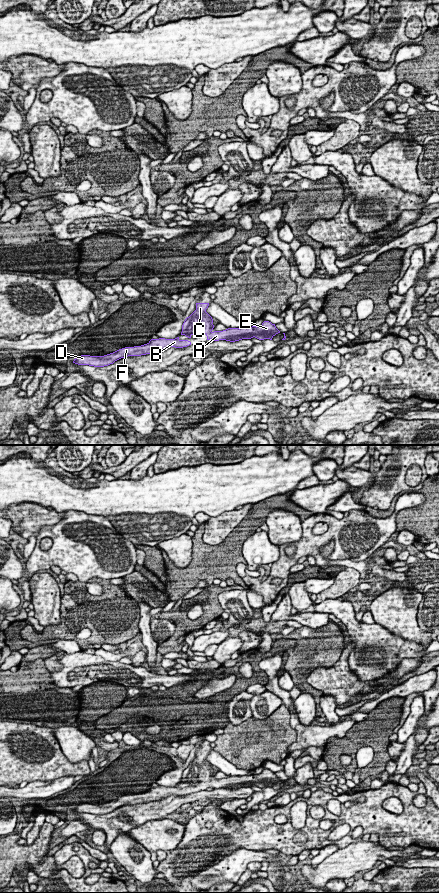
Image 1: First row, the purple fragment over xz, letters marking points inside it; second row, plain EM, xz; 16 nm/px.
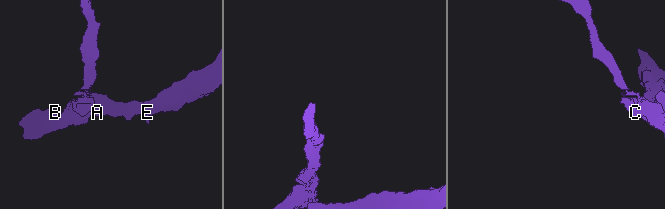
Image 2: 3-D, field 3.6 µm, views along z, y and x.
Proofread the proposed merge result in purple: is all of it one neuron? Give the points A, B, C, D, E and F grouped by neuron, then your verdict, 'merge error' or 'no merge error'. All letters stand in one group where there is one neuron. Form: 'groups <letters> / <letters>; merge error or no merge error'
groups A B C D E F; no merge error

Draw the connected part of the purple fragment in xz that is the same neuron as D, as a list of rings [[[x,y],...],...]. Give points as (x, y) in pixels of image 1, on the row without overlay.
[[[151,787],[147,792],[134,795],[125,795],[104,804],[81,803],[74,807],[73,811],[78,813],[89,813],[94,815],[104,815],[113,812],[115,809],[128,804],[141,804],[152,801],[159,801],[170,795],[183,796],[191,793],[188,788],[175,787]]]

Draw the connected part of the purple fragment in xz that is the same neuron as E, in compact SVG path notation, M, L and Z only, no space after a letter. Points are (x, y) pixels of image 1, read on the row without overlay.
M196 751L196 758L185 767L182 773L181 783L188 786L194 781L205 782L207 788L219 789L226 788L230 790L242 787L251 787L253 785L264 788L270 787L280 781L275 772L264 769L260 774L252 774L246 776L228 776L223 779L212 779L214 776L212 765L206 760L209 751Z

